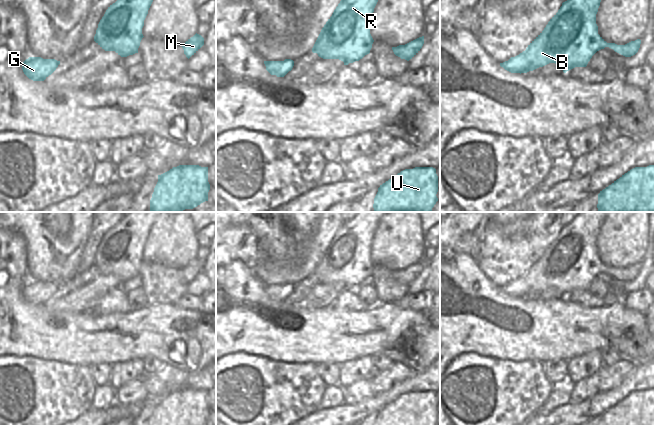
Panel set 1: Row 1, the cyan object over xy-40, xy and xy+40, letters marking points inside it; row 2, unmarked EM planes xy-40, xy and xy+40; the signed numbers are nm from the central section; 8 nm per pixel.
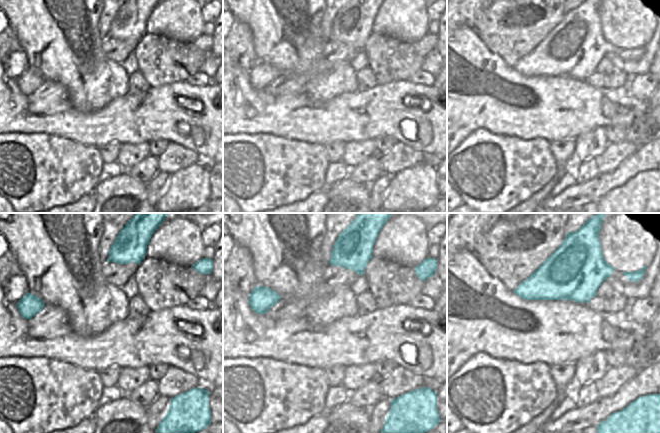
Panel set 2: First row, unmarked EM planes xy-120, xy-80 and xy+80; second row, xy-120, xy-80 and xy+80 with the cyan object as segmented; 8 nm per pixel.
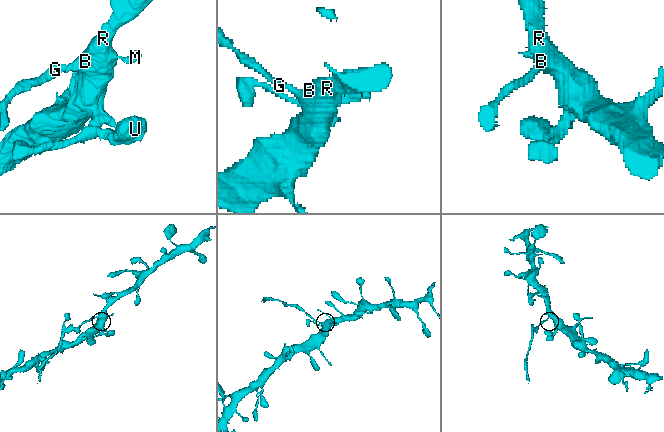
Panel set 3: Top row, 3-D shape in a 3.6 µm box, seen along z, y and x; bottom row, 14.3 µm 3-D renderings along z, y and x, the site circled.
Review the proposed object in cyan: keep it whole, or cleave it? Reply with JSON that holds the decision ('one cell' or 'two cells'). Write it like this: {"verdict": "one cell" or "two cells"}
{"verdict": "two cells"}

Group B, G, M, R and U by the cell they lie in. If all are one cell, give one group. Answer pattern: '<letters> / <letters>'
B M R U / G

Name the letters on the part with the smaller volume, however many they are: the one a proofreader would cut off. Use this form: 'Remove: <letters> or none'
Remove: G.

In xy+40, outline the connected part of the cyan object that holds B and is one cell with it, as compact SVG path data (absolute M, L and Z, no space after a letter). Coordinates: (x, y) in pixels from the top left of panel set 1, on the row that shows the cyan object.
M601 0L563 2L526 50L511 57L503 68L511 73L521 74L555 63L566 73L575 67L586 67L592 56L605 47L625 57L635 55L640 48L640 39L617 45L607 43L598 34L596 14L600 2Z

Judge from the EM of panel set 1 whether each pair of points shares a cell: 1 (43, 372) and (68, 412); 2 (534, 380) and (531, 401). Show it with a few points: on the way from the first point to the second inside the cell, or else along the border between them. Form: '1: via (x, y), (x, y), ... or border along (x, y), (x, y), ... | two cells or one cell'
1: via (43, 382), (43, 387), (58, 402) | one cell
2: via (531, 385), (531, 396) | one cell

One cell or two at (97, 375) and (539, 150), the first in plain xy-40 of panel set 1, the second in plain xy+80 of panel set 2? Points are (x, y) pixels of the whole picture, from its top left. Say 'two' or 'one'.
two

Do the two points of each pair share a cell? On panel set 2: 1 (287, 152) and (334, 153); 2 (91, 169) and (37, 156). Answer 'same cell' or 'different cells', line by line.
1: different cells
2: same cell

